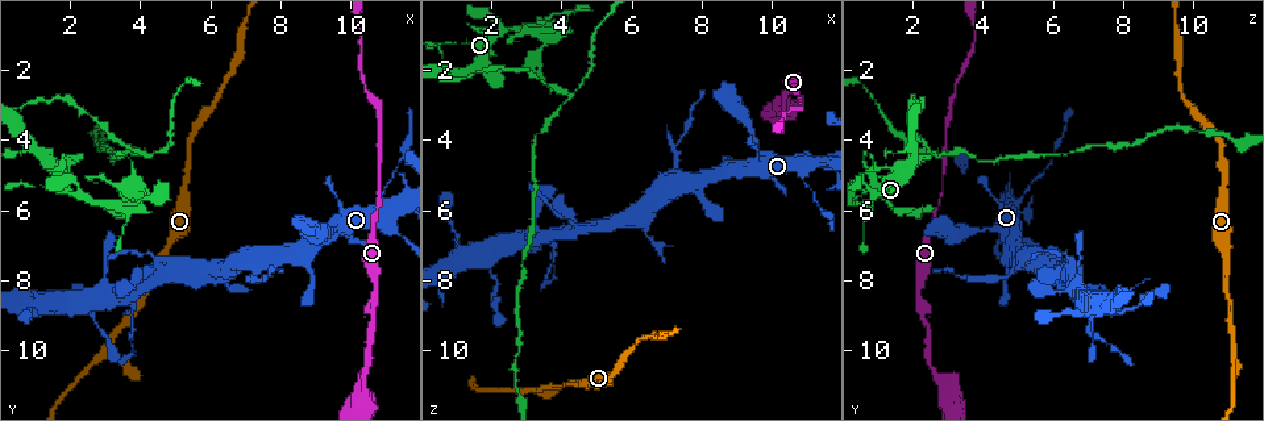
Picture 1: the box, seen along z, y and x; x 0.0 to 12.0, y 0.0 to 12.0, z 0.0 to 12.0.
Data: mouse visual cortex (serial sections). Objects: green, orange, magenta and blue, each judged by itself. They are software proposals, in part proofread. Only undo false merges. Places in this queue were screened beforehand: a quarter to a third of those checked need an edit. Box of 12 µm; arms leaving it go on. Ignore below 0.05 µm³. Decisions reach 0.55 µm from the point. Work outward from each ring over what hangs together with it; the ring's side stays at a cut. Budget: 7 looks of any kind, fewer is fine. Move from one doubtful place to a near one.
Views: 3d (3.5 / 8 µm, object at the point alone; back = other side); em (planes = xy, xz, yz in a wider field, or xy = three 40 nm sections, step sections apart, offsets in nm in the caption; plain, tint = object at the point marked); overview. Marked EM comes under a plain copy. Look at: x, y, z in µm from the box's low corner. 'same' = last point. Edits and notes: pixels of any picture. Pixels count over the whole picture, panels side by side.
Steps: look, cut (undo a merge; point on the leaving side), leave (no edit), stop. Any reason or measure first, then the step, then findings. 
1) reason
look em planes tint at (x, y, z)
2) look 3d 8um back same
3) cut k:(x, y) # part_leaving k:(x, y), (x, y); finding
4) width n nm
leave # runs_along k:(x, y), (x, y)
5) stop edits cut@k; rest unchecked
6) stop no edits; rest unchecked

sudden change in width
look 3d 3.5um at (10.9, 5.6, 5.1)

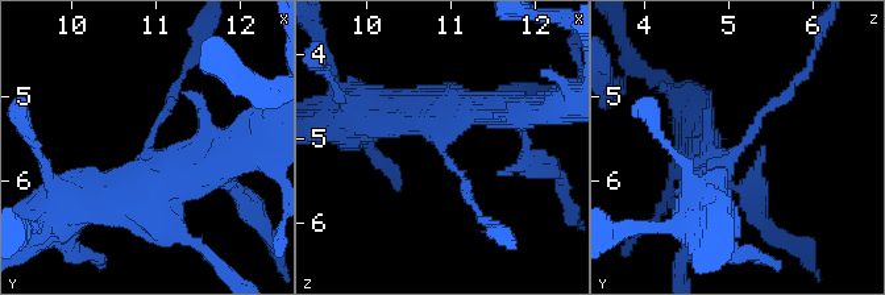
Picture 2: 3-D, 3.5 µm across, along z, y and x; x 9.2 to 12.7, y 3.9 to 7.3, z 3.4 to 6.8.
arm_widths 100, 350 nm
look em xy step 5 tint at (10.95, 5.60, 5.10)

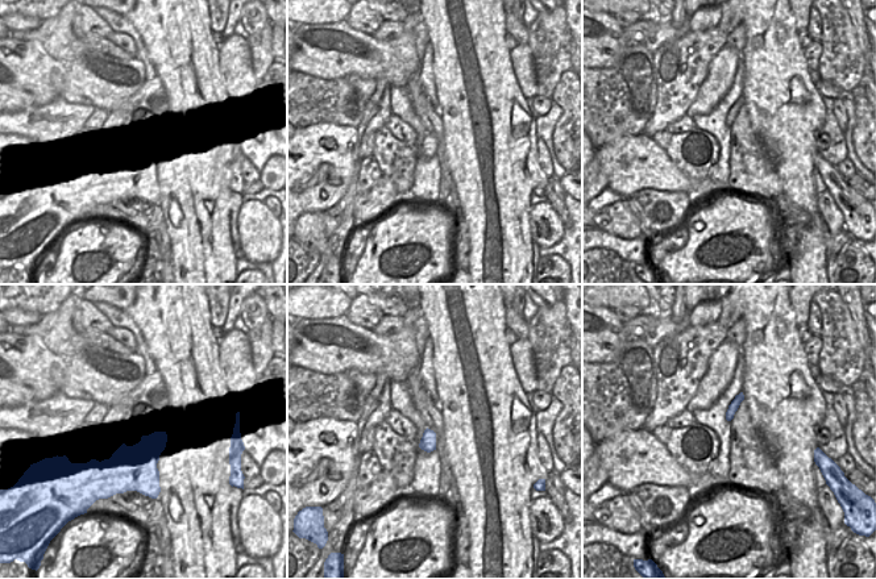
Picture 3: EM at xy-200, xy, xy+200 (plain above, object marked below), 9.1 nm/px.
leave # continuous, no second cell

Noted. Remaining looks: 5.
a narrow waist
look 3d 3.5um at (10.6, 9.2, 2.4)

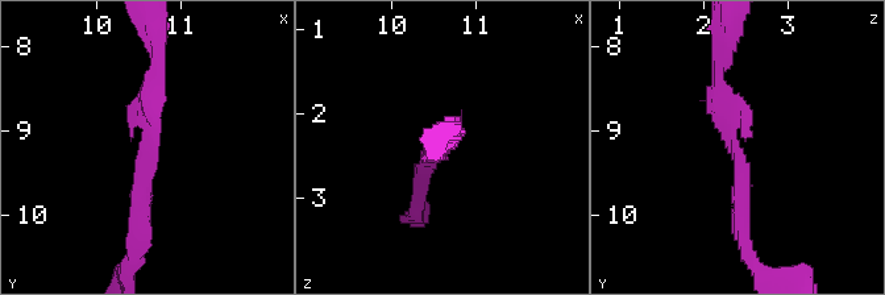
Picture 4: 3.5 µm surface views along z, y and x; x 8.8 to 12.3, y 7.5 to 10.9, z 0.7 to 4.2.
look em xy step 2 tint at (10.65, 9.15, 2.30)

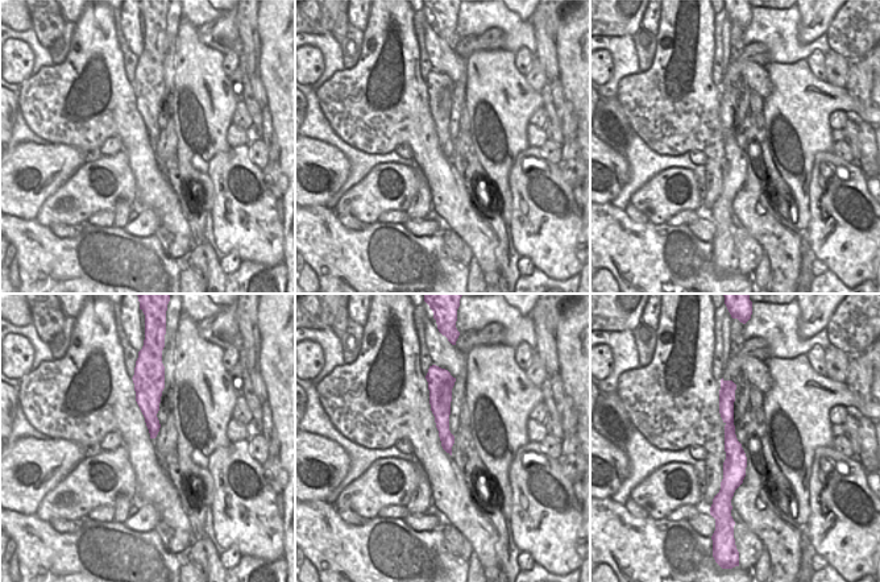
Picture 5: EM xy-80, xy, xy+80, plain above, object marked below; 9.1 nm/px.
arm_widths 200, 200 nm
leave # runs_along 4:(158, 61), (137, 232); one cell here

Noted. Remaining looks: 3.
sudden change in width
look 3d 8um at (7.3, 8.0, 4.6)

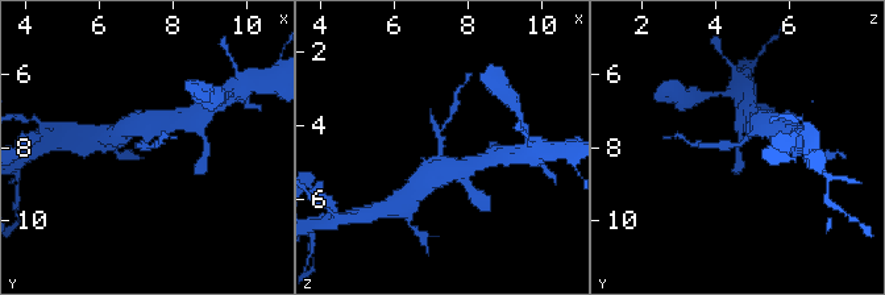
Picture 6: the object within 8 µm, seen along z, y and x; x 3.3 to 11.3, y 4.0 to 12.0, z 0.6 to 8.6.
look 3d 3.5um back at (7.2, 8.0, 4.5)

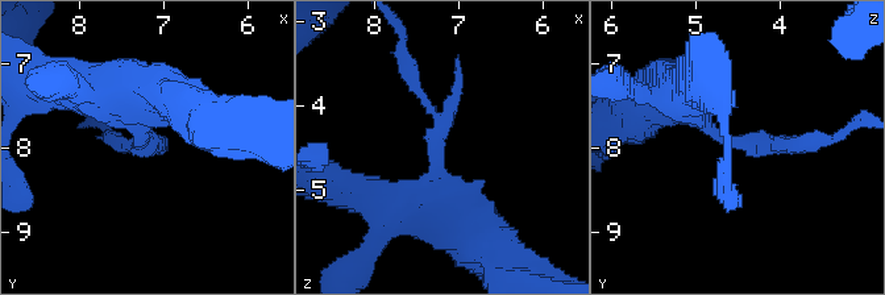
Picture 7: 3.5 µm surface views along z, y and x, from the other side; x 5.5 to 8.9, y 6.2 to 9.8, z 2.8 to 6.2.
look em xy step 2 tint at (7.30, 7.95, 4.55)

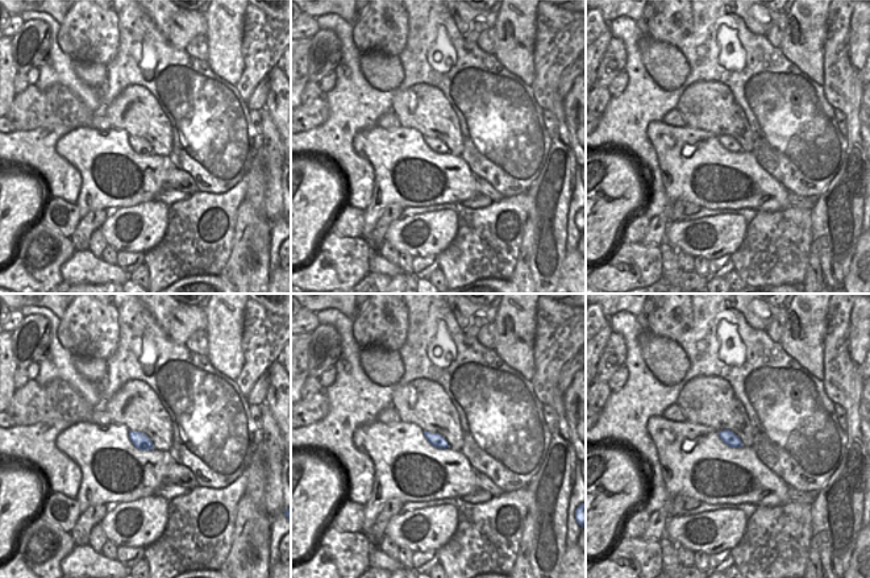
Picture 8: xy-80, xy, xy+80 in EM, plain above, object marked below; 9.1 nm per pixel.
width 120 nm
cut 7:(447, 108) # part_leaving 7:(436, 163), (440, 116), (411, 79), (403, 49); a second cell is stuck on

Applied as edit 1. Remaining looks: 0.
stop edits cut@7; rest unchecked

